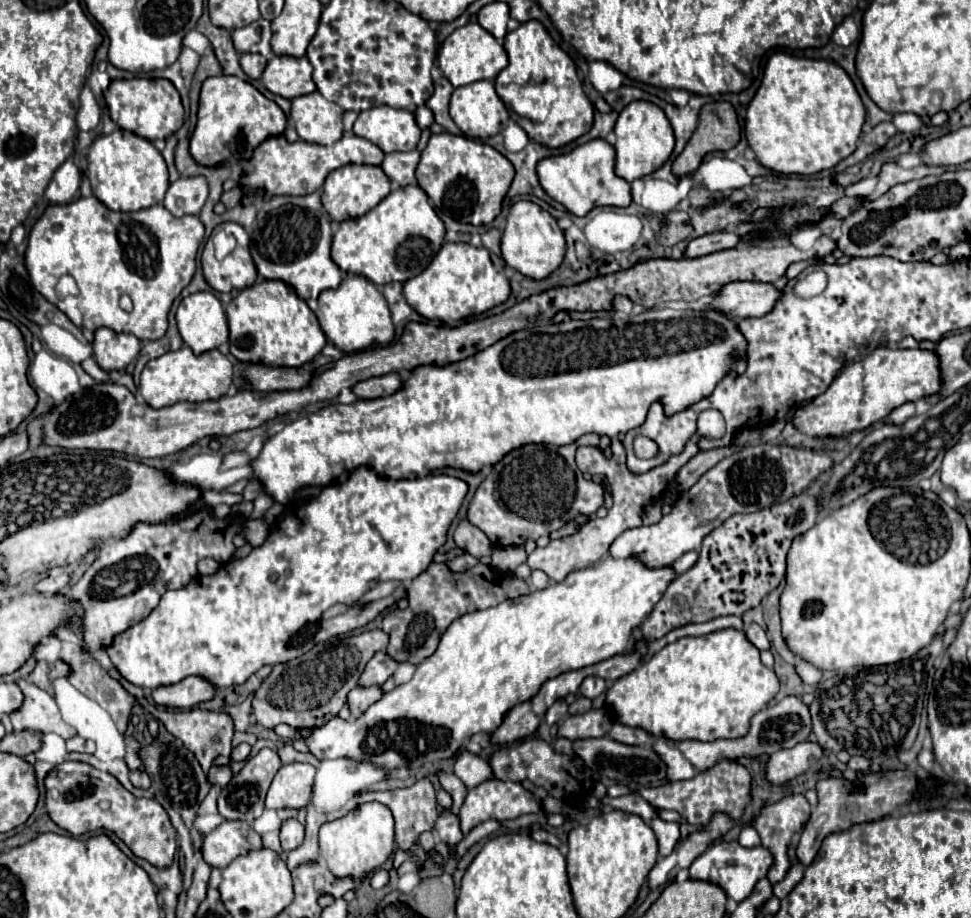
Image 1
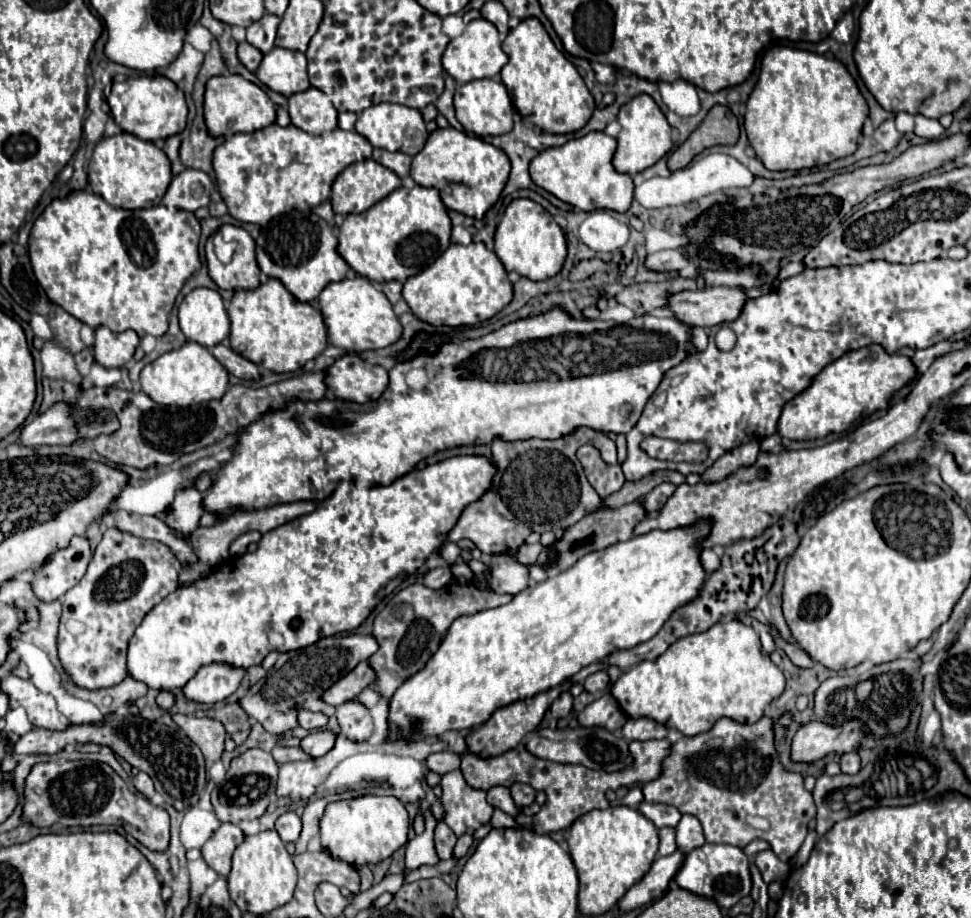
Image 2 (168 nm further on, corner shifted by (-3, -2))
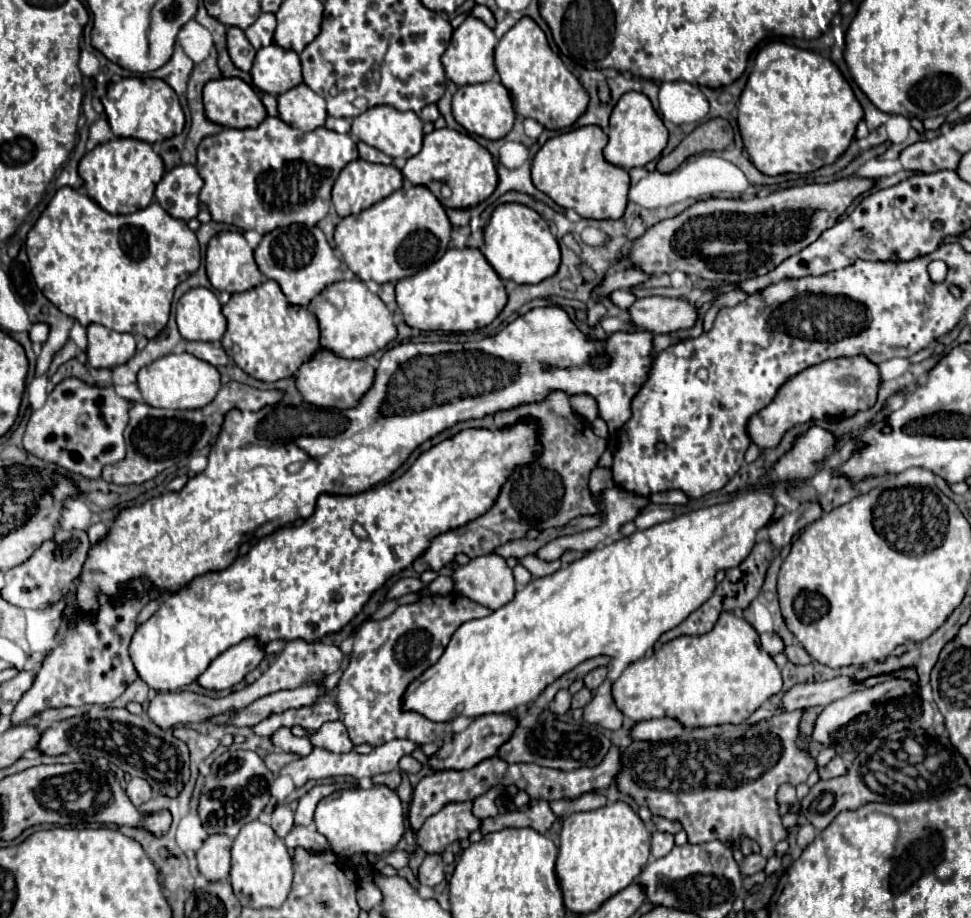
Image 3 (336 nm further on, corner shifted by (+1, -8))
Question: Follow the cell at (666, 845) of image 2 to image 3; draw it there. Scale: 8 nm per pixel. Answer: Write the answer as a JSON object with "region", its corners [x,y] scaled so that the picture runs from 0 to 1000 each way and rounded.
{"region":[[[674,906],[671,908],[671,932],[680,935],[686,932],[690,926],[694,924],[694,911],[686,908],[686,906]]]}

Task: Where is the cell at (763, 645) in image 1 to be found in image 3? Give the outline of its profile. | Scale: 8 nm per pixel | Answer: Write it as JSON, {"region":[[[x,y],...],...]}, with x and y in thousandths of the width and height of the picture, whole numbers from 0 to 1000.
{"region":[[[785,691],[783,693],[783,702],[785,702],[785,708],[789,710],[789,712],[793,712],[793,715],[799,715],[801,710],[805,710],[807,708],[807,702],[805,702],[805,697],[803,697],[803,693],[801,691]]]}

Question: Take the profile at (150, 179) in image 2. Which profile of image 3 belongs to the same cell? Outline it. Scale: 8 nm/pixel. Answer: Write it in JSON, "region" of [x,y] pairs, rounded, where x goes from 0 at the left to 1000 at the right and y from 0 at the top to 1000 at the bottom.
{"region":[[[119,150],[93,163],[80,183],[91,214],[113,233],[134,233],[150,227],[159,216],[159,205],[169,192],[169,176],[152,155]]]}

